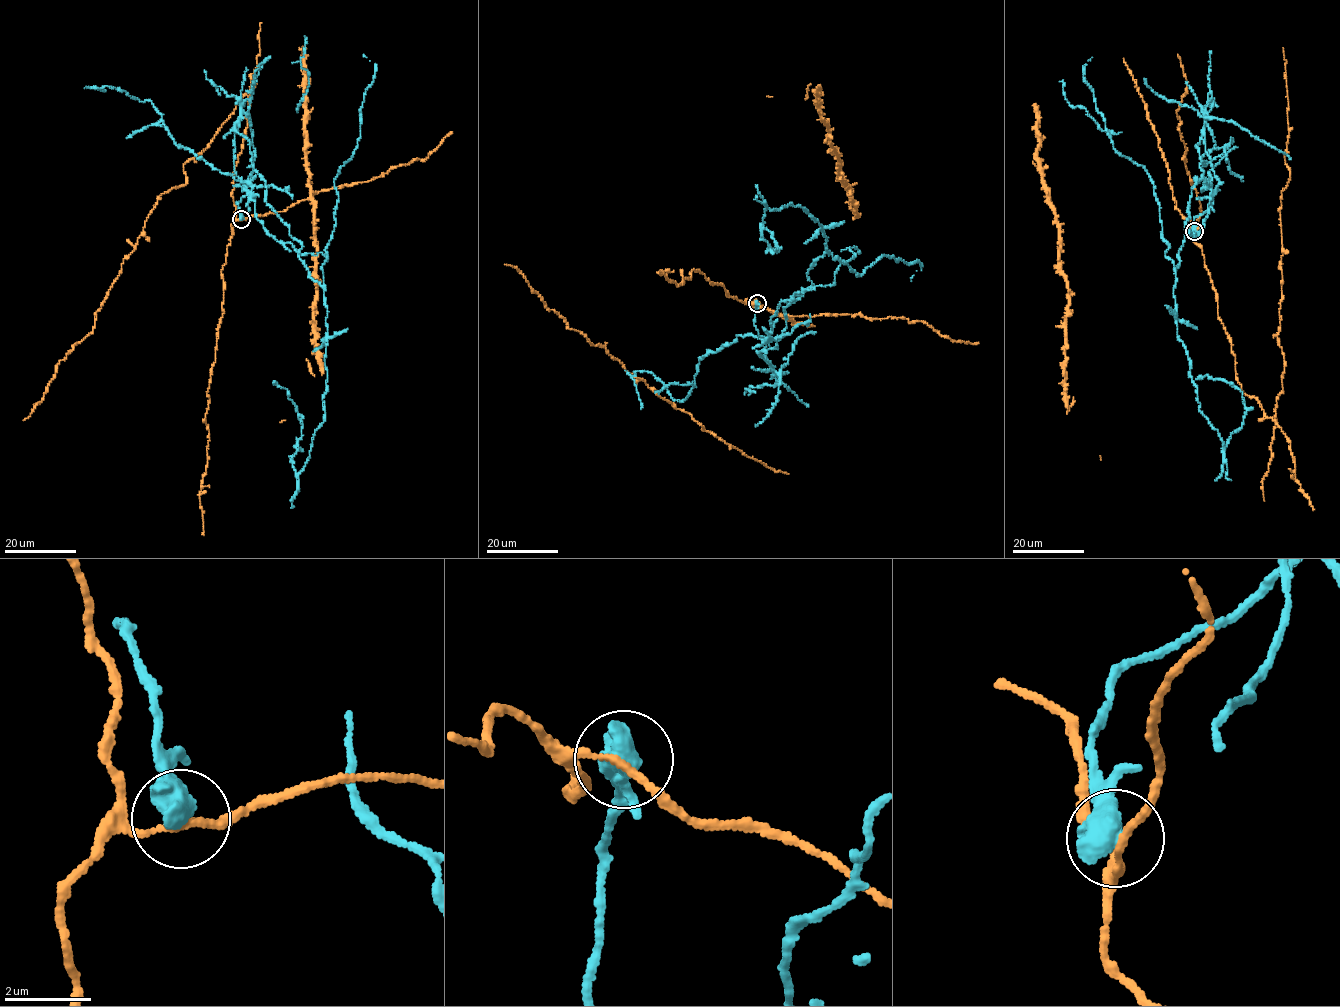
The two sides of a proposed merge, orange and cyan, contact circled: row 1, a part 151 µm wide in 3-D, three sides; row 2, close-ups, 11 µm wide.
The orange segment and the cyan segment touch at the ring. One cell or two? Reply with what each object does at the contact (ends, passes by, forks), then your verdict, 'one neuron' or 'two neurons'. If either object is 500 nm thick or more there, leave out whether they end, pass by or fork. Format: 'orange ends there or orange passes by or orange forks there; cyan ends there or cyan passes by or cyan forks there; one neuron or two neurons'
two neurons

